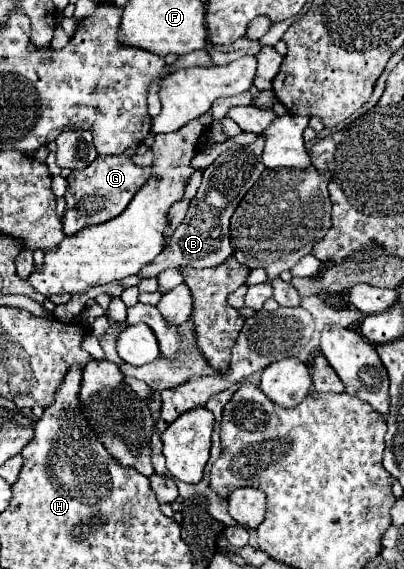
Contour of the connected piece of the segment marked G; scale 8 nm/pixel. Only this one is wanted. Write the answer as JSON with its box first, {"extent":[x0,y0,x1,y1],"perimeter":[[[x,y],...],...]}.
{"extent":[61,155,151,235],"perimeter":[[[99,155],[93,165],[73,171],[67,179],[67,209],[61,217],[65,235],[75,235],[85,227],[105,223],[117,217],[133,199],[133,195],[141,189],[141,185],[149,179],[151,167],[139,167],[133,163],[129,155]]]}

